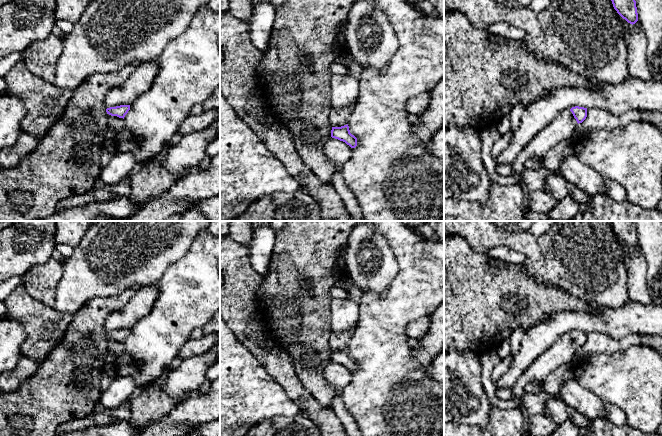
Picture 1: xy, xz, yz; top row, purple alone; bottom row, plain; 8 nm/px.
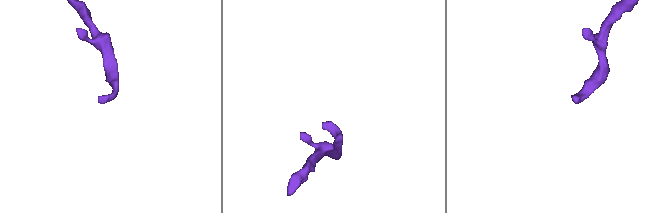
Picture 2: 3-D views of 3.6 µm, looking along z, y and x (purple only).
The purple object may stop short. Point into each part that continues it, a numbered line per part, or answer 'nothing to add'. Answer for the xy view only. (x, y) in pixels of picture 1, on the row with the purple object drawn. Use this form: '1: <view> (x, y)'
1: xy (116, 124)

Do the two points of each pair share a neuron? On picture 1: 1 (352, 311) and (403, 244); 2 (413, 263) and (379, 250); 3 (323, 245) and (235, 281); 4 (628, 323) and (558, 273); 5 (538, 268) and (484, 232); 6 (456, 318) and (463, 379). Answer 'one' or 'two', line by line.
1: two
2: two
3: two
4: two
5: one
6: two

